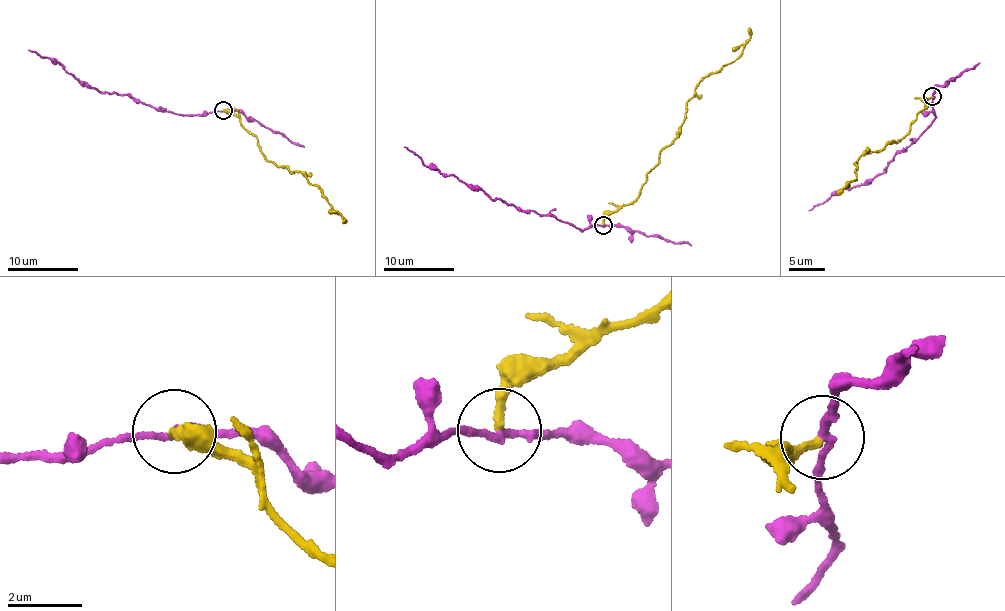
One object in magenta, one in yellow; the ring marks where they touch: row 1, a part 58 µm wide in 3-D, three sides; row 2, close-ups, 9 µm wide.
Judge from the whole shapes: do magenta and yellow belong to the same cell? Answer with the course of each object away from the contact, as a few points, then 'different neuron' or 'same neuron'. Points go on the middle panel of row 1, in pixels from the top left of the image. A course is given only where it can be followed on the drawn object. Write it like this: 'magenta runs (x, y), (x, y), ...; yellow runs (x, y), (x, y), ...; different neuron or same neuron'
magenta runs (603, 225), (583, 230), (490, 199), (455, 176), (421, 163), (404, 146); yellow runs (603, 225), (637, 196), (661, 150), (676, 137), (687, 100), (701, 81), (738, 57), (750, 36), (748, 27); different neuron

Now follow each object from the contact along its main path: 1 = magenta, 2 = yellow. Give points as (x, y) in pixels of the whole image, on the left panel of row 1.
1: (223, 110), (193, 115), (162, 112), (126, 94), (98, 91), (78, 82), (62, 64), (28, 50)
2: (223, 110), (239, 118), (242, 128), (252, 134), (266, 161), (303, 174), (307, 182), (317, 186), (343, 221)

